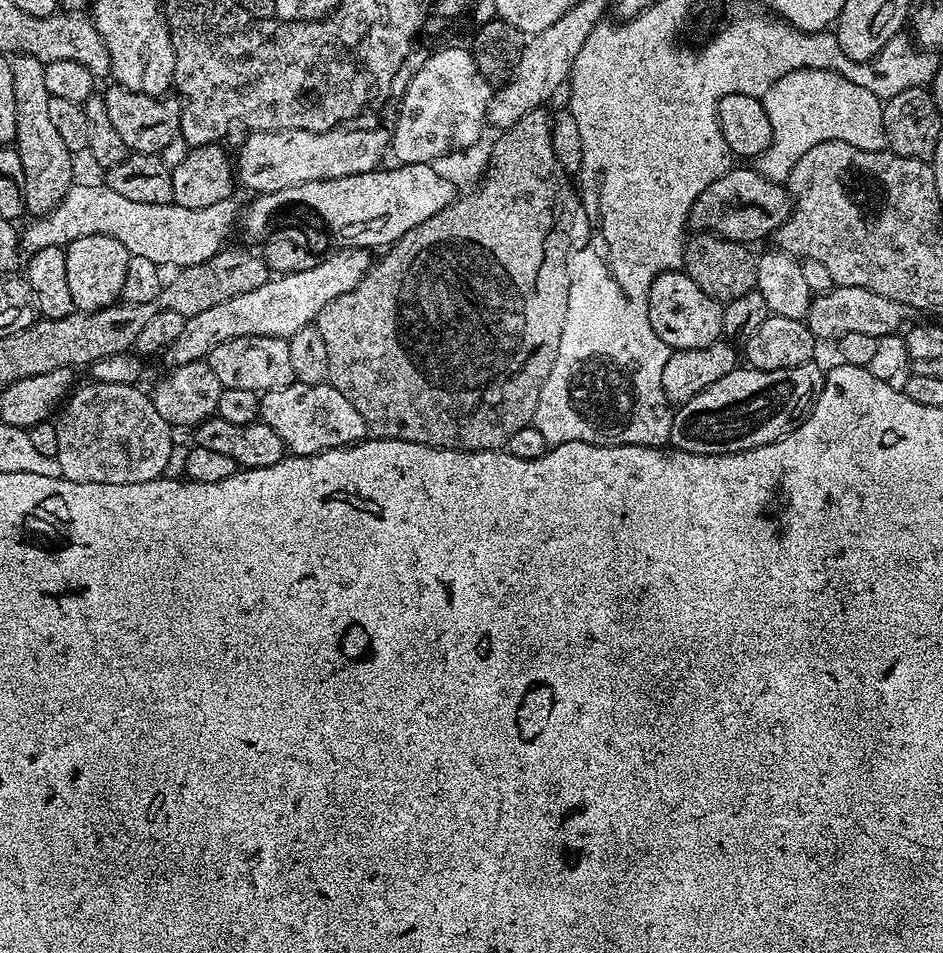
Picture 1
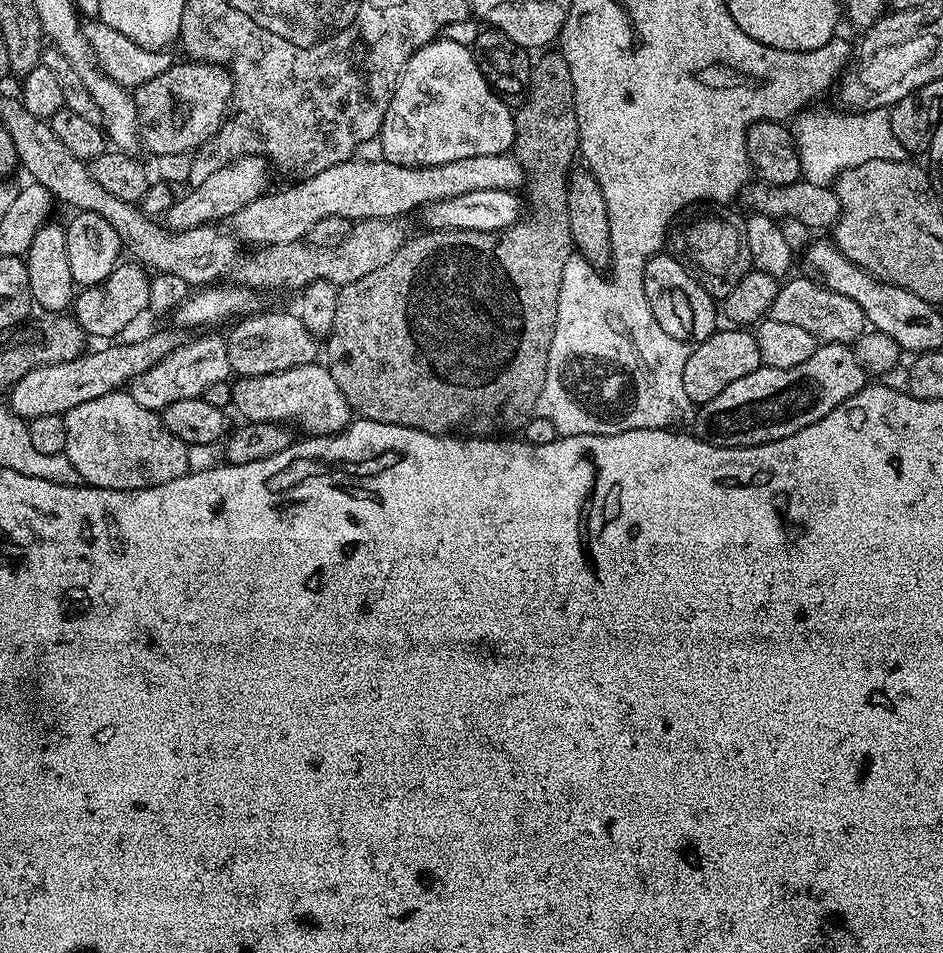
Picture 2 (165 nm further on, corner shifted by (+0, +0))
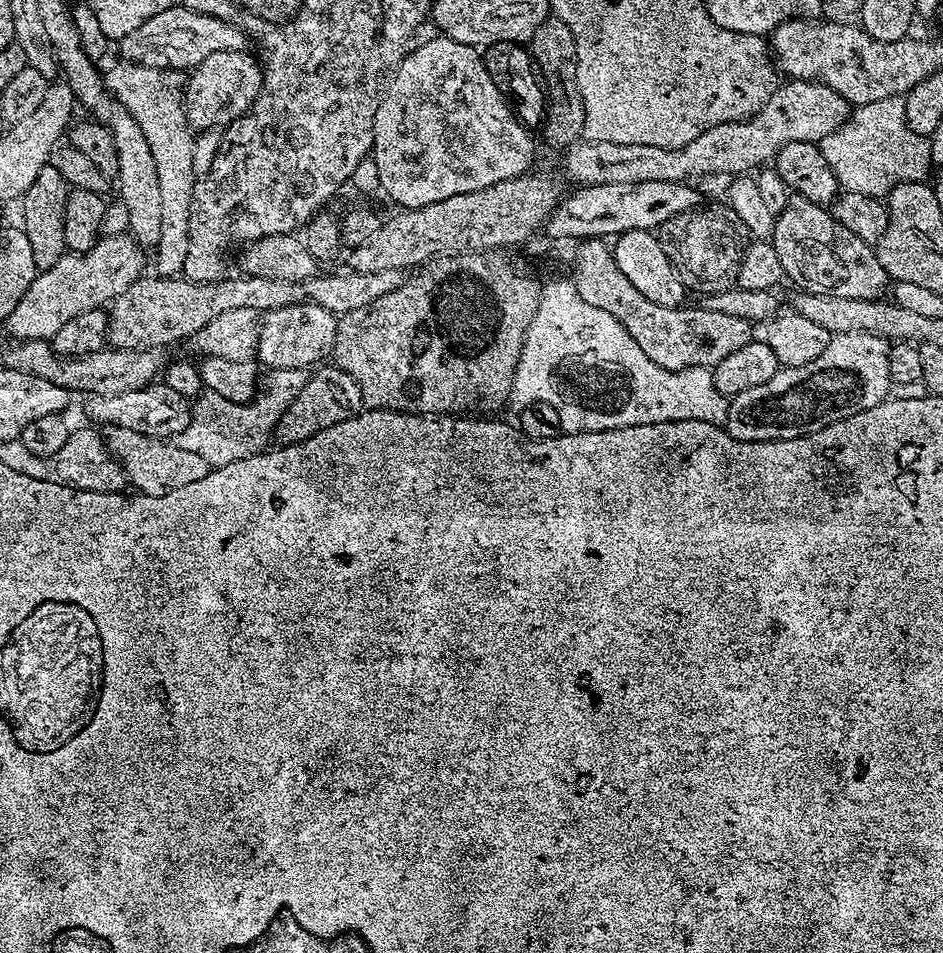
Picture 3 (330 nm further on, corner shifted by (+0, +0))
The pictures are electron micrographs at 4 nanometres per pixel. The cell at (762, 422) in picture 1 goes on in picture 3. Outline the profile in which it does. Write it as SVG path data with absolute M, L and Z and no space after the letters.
M874 334L833 336L826 350L822 350L822 354L814 358L814 362L806 362L806 366L781 368L774 374L774 378L770 378L770 382L762 382L762 386L742 390L742 394L731 397L728 401L728 417L723 427L736 440L785 440L808 436L862 410L870 410L870 406L878 406L883 400L889 399L888 392L893 384L890 378L889 347L889 341Z

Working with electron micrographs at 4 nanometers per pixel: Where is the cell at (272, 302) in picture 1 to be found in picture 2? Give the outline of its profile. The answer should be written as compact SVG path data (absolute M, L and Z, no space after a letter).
M171 331L152 332L129 344L112 342L107 346L100 346L97 352L89 351L73 360L63 360L30 370L30 374L18 378L18 382L7 393L6 403L25 422L43 416L63 416L65 412L74 410L74 406L82 406L82 402L90 402L93 398L102 398L102 394L123 389L143 372L150 370L150 366L158 366L158 362L162 362L166 354L185 343L183 331Z

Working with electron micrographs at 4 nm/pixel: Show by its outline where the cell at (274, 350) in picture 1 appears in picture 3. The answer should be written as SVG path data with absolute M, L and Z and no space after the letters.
M311 302L282 306L282 310L263 313L255 359L268 368L311 369L332 356L337 319L337 313Z

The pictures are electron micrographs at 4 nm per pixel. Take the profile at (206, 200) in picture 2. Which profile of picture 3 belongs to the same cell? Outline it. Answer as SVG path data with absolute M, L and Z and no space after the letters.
M125 234L123 236L104 236L98 241L91 250L83 254L66 254L62 258L58 258L58 262L50 268L45 268L37 275L33 282L30 283L29 289L23 294L21 301L18 302L13 312L9 314L6 321L6 328L8 332L13 336L13 341L16 342L27 342L29 340L46 340L51 341L54 334L58 334L58 330L62 330L62 326L66 326L66 322L70 322L74 318L78 318L80 314L88 310L94 310L95 308L104 308L105 306L111 305L113 300L118 299L126 290L130 290L130 286L136 280L139 280L141 276L145 275L146 268L144 268L144 254L145 249L141 247L132 238L131 235Z

